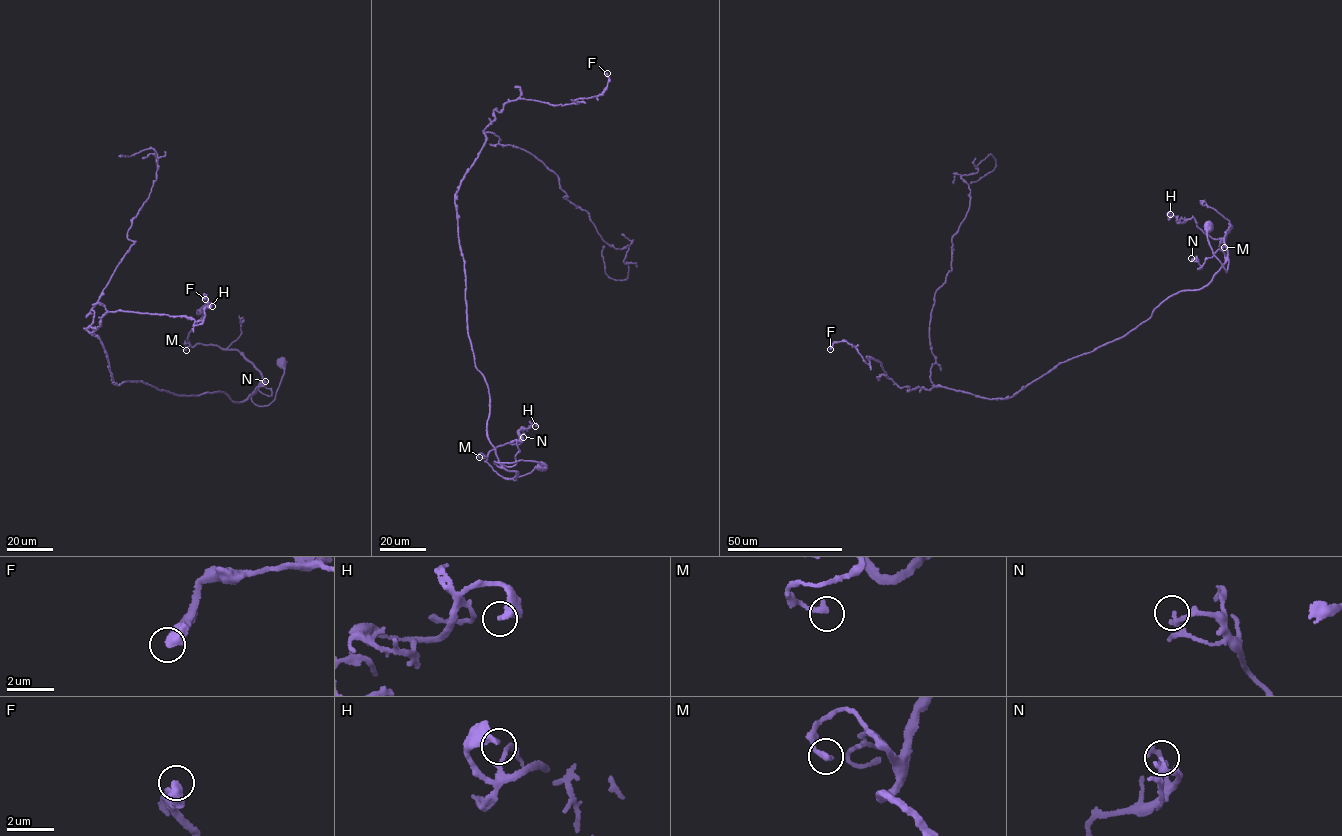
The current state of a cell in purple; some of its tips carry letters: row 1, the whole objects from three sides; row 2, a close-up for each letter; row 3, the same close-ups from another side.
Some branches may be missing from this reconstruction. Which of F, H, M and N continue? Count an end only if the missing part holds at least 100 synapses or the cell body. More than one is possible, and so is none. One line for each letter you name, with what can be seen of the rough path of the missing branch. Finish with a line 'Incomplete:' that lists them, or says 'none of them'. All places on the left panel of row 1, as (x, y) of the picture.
Incomplete: none of them

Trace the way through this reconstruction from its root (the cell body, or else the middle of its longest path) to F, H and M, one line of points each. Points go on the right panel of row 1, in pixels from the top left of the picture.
F: (1207, 227), (1227, 272), (1227, 259), (1207, 285), (1009, 397), (909, 391), (846, 341), (830, 349)
H: (1207, 227), (1227, 272), (1224, 237), (1232, 225), (1225, 240), (1213, 239), (1192, 217), (1180, 223), (1170, 214)
M: (1207, 227), (1209, 244), (1227, 272), (1229, 260), (1224, 237), (1229, 224), (1233, 227), (1219, 246), (1224, 247)

